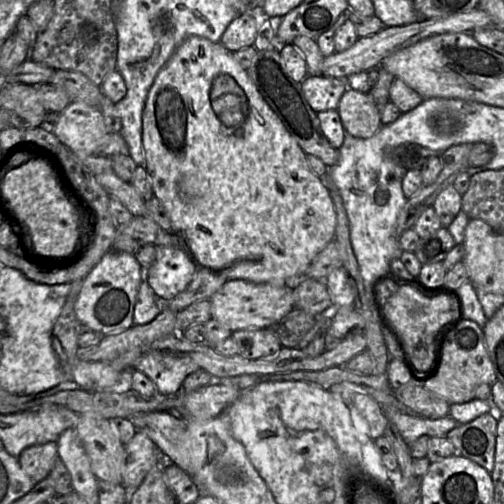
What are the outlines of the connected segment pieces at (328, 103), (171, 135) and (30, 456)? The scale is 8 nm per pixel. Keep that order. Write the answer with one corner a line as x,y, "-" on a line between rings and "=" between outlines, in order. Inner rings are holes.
308,75
302,82
304,96
315,112
337,110
343,94
348,89
345,79
=
191,36
185,39
177,47
171,58
156,75
155,80
148,92
142,113
142,144
145,154
144,168
150,177
153,194
158,198
158,200
165,208
165,211
171,223
171,232
173,232
178,238
178,246
181,248
182,251
184,250
188,252
198,266
223,276
225,279
227,279
227,281
241,279
254,283
272,283
277,285
286,285
294,289
302,280
308,278
305,276
306,270
313,261
313,259
317,256
317,254
321,252
328,243
333,241
335,235
337,216
327,185
320,179
319,176
315,175
311,171
306,160
306,153
301,149
301,147
297,144
294,138
286,130
278,116
265,102
265,100
257,90
256,86
250,79
247,71
243,69
239,65
239,63
234,59
233,52
227,50
220,42
212,42
206,38
202,38
199,36
=
48,442
25,448
17,459
26,474
38,483
49,476
57,458
56,442

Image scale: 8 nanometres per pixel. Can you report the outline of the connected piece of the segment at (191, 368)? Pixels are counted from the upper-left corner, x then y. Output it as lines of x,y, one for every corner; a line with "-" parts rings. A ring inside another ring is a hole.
149,352
132,367
132,370
147,376
153,382
157,394
162,396
176,396
182,391
185,378
199,369
192,359
166,352

